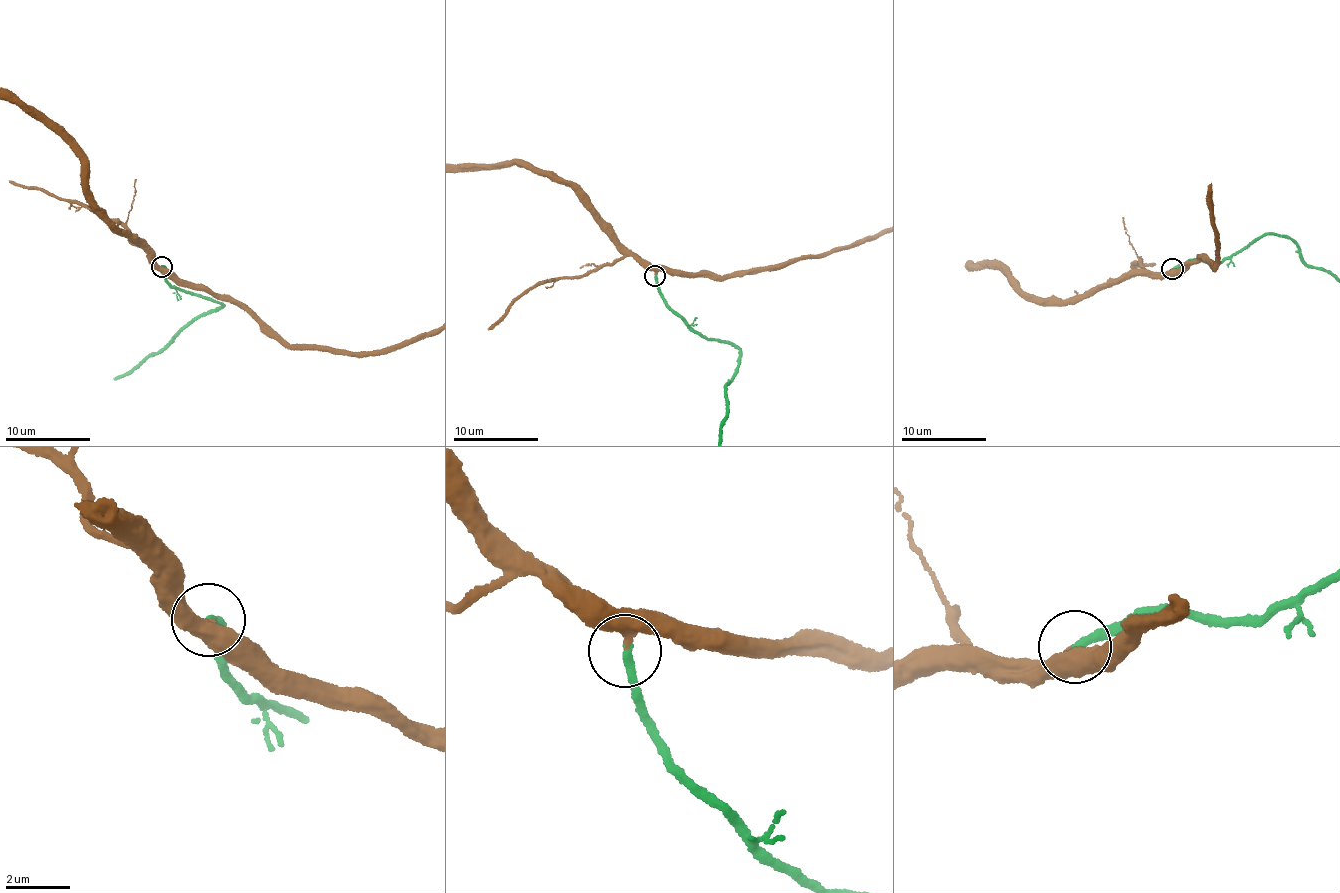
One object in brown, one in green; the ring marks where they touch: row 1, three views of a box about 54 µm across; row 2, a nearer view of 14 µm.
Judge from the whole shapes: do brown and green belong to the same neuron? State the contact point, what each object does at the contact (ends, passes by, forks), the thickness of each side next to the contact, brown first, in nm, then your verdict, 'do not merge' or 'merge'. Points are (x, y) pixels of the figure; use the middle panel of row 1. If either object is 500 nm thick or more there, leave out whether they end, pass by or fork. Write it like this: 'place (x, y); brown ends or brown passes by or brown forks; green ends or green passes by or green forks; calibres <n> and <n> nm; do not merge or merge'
place (655, 275); brown ends; green ends; calibres 320 and 280 nm; merge

